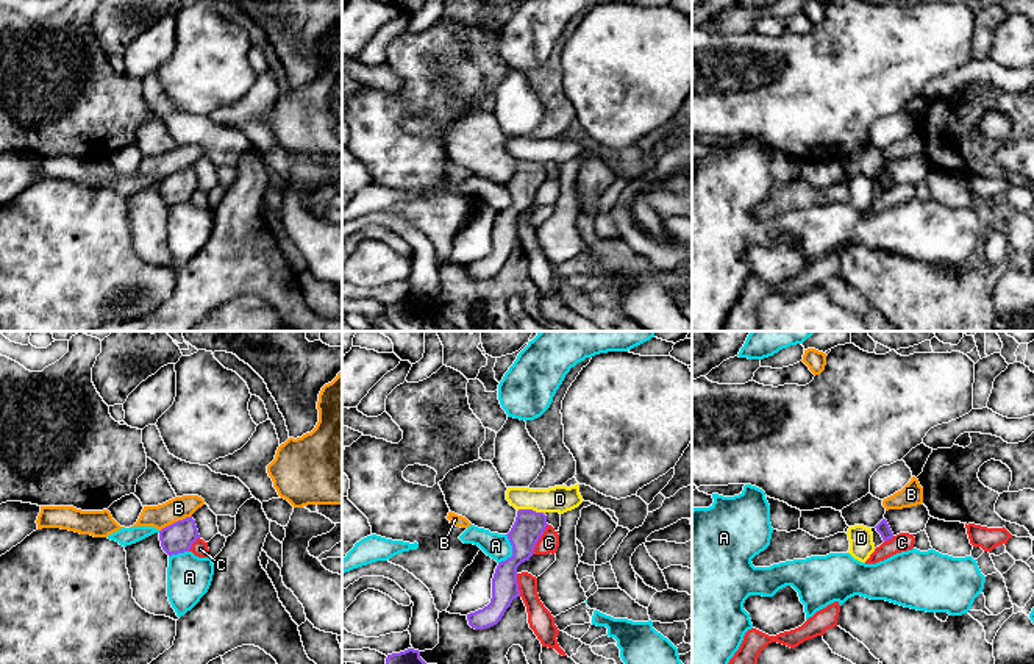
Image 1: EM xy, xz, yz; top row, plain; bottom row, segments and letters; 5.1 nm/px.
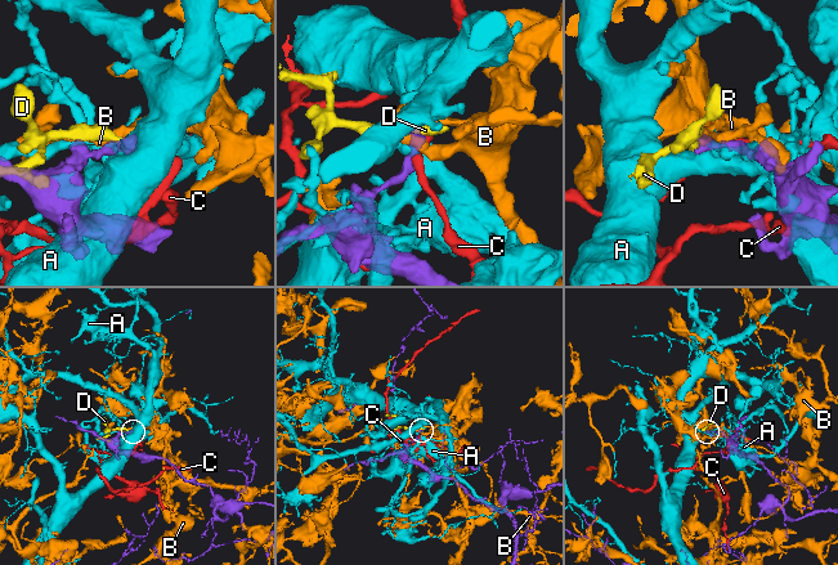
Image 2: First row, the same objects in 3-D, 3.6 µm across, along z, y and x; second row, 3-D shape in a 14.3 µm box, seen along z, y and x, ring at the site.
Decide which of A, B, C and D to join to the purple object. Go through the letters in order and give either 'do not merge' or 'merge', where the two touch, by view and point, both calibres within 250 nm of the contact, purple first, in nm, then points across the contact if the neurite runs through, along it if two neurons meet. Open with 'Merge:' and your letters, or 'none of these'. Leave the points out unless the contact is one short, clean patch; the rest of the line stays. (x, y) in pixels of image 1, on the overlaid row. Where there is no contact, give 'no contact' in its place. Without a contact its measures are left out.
Merge: none of these
A: do not merge; contact xz (513, 552); calibres 160 and 130 nm
B: do not merge; contact xy (175, 522); calibres 160 and 120 nm
C: do not merge; contact xz (539, 538); calibres 160 and 110 nm
D: do not merge; contact xz (531, 510); calibres 160 and 140 nm; border xz (517, 510), (534, 510), (544, 514)

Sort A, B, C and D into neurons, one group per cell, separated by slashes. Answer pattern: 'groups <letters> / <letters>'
groups A / B / C / D

